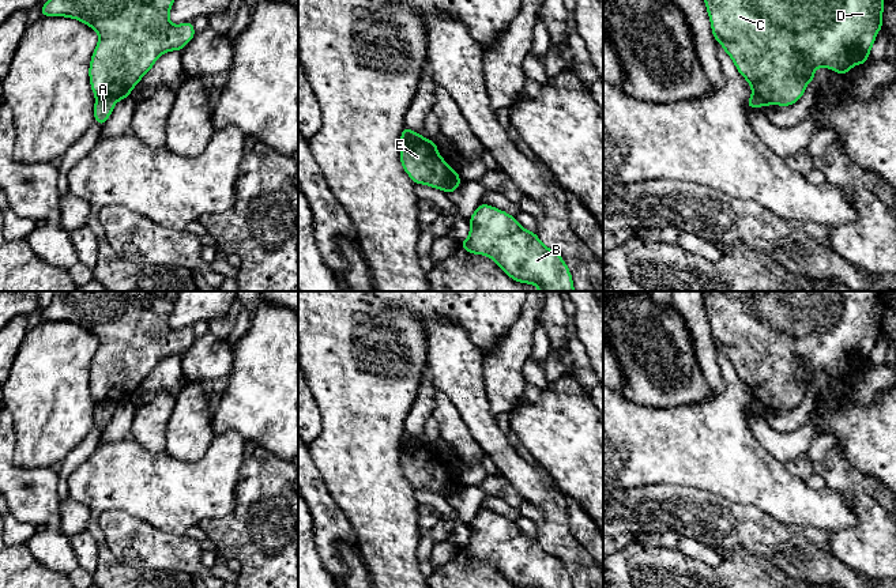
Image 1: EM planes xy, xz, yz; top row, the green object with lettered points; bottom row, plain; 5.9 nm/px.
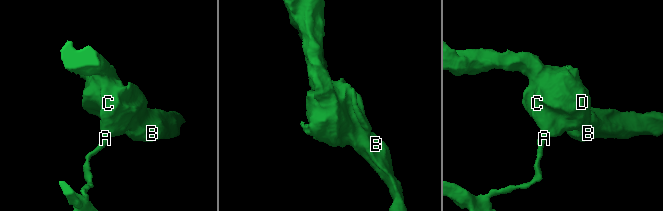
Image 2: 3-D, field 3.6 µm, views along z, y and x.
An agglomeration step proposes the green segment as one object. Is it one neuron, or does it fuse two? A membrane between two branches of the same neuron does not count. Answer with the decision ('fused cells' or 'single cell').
fused cells

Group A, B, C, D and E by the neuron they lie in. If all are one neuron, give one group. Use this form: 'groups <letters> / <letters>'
groups A / B C D E

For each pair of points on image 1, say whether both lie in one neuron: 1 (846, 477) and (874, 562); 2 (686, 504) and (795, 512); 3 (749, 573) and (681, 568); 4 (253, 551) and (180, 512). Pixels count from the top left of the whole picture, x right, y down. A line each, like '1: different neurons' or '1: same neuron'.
1: different neurons
2: different neurons
3: same neuron
4: different neurons

